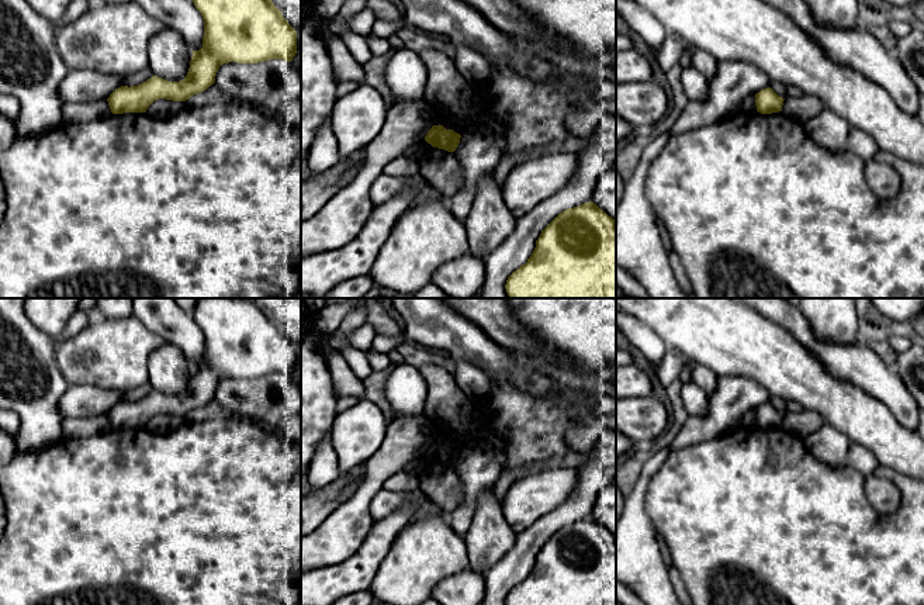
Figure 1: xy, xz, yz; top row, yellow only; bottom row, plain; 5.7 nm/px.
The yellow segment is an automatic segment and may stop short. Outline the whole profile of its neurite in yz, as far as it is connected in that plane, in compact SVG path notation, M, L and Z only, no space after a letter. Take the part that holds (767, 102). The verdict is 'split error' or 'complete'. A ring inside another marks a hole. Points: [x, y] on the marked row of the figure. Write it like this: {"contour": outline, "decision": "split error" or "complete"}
{"contour": "M766 87L755 94L757 111L761 114L779 113L782 111L783 100L771 87Z", "decision": "complete"}

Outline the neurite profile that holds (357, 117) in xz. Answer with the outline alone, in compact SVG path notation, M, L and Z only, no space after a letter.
M366 83L336 98L331 117L339 156L368 146L380 134L387 114L388 104L383 96Z

